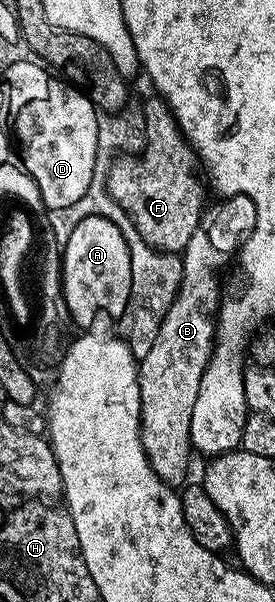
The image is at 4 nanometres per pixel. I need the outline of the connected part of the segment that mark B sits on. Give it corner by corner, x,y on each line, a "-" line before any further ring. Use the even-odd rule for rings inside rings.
228,197
218,203
216,209
208,208
204,212
199,229
193,231
193,239
189,239
187,248
183,250
183,282
179,293
161,323
161,331
157,331
157,343
153,343
149,355
138,362
141,443
153,471
172,487
182,486
188,480
187,468
193,458
193,403
197,403
197,391
201,391
201,379
211,361
211,350
215,348
215,322
221,292
211,268
222,263
223,257
219,253
238,254
245,238
255,229
257,219
253,199

